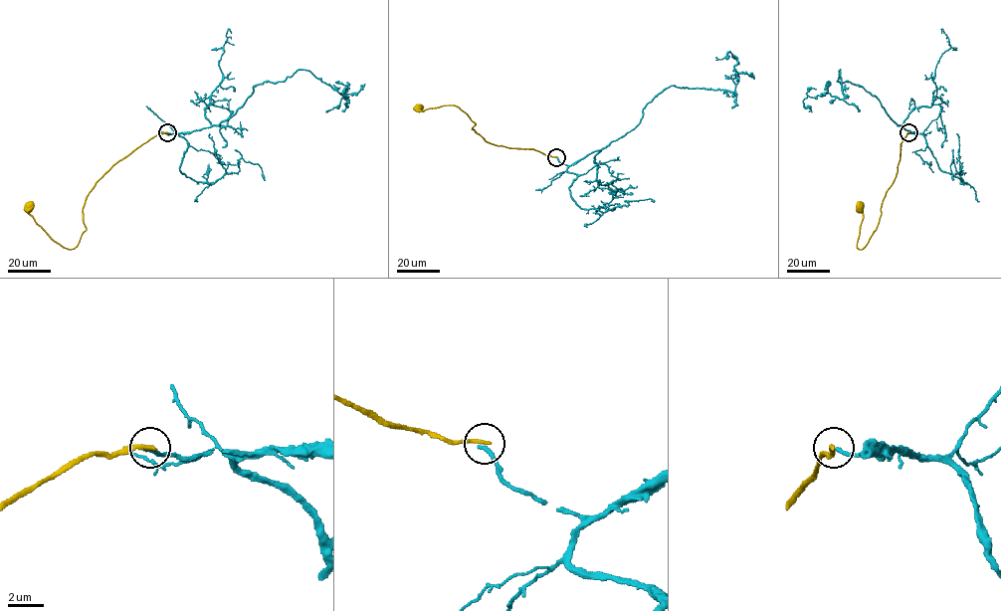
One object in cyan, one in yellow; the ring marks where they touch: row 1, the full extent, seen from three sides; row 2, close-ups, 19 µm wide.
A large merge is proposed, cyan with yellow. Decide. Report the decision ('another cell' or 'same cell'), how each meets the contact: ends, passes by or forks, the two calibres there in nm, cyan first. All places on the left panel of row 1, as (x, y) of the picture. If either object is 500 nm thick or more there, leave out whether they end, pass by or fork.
another cell; cyan ends; yellow ends; calibres 240 and 220 nm

